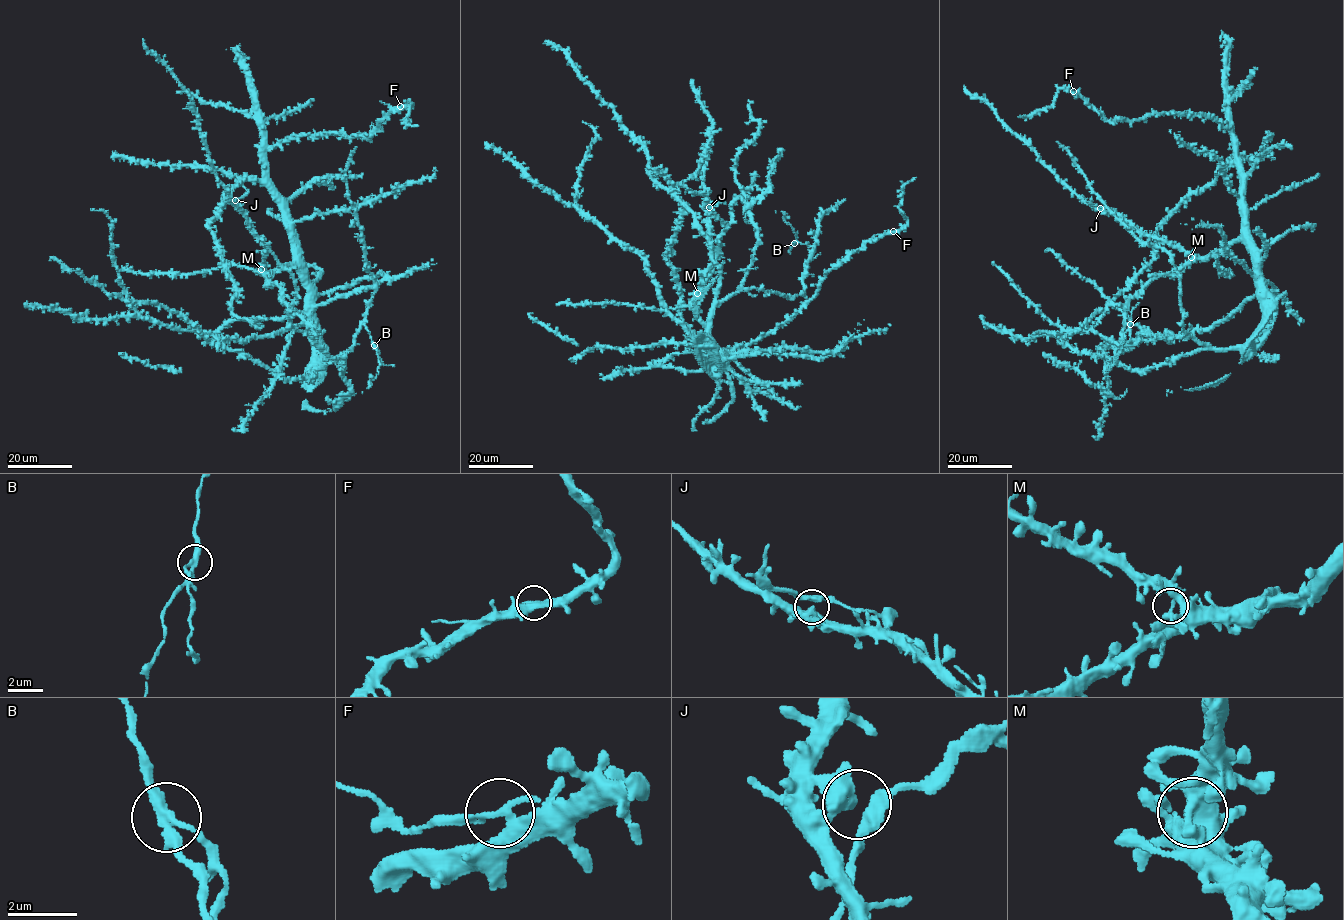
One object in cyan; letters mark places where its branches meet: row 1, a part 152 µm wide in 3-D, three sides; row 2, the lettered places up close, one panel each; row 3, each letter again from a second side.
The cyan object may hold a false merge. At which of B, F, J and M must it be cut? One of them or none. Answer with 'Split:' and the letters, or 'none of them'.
Split: B

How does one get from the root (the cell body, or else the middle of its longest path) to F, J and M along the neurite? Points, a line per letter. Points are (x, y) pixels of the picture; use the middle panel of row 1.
F: (707, 356), (712, 363), (718, 358), (726, 364), (718, 353), (782, 326), (806, 304), (832, 269), (893, 231)
J: (707, 356), (712, 363), (721, 358), (726, 362), (695, 306), (696, 295), (711, 267), (709, 207)
M: (707, 356), (712, 363), (721, 358), (726, 362), (699, 316), (695, 306), (697, 293)

